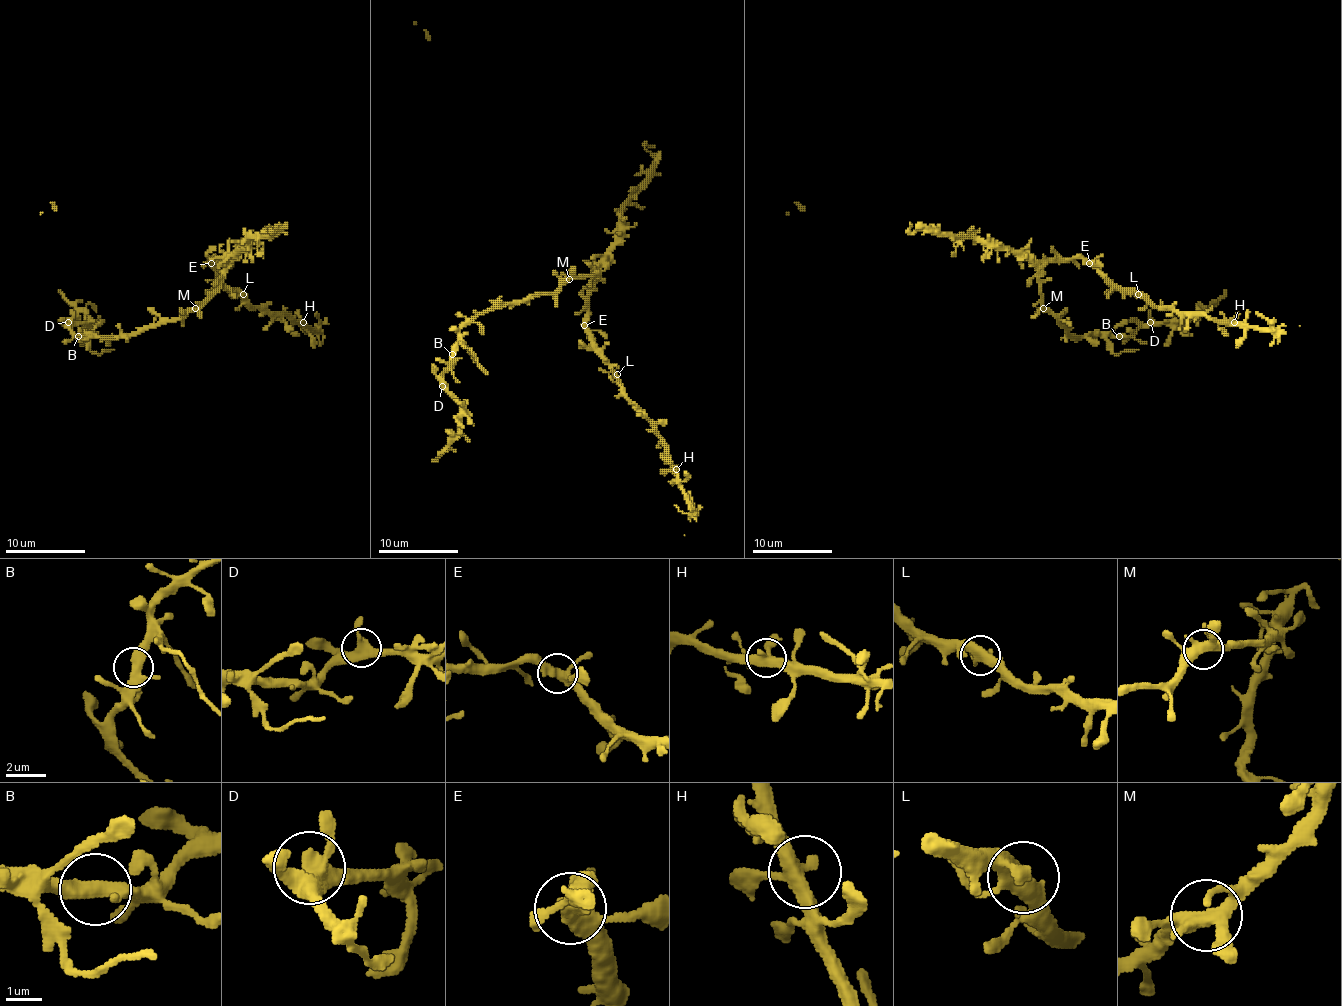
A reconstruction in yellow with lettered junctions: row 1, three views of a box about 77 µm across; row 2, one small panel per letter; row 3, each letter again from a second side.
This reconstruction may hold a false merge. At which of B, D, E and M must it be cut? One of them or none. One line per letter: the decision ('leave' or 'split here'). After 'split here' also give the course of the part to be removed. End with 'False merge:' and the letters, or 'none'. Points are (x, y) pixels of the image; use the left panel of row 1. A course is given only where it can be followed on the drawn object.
B: leave
D: leave
E: leave
M: leave
False merge: none

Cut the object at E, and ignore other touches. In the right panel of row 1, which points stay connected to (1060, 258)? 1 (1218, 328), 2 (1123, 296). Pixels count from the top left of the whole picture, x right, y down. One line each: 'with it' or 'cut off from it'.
1: cut off from it
2: cut off from it

